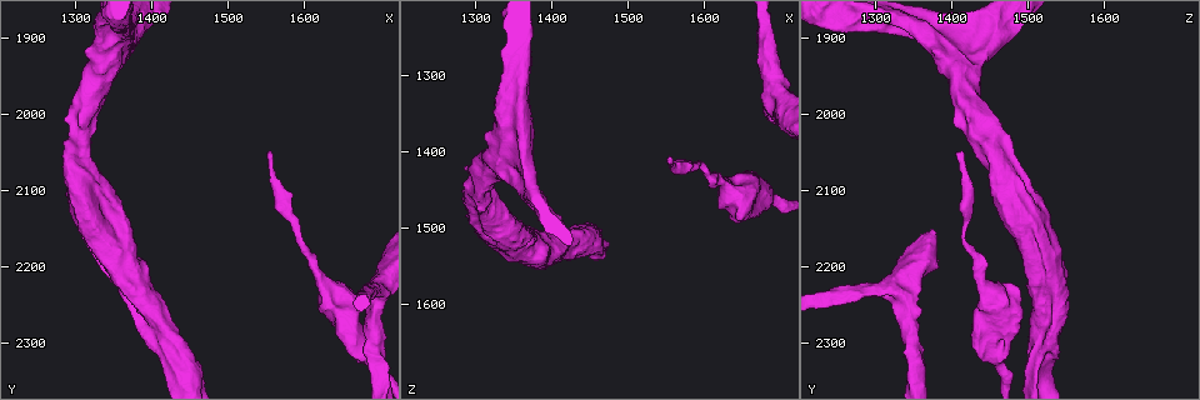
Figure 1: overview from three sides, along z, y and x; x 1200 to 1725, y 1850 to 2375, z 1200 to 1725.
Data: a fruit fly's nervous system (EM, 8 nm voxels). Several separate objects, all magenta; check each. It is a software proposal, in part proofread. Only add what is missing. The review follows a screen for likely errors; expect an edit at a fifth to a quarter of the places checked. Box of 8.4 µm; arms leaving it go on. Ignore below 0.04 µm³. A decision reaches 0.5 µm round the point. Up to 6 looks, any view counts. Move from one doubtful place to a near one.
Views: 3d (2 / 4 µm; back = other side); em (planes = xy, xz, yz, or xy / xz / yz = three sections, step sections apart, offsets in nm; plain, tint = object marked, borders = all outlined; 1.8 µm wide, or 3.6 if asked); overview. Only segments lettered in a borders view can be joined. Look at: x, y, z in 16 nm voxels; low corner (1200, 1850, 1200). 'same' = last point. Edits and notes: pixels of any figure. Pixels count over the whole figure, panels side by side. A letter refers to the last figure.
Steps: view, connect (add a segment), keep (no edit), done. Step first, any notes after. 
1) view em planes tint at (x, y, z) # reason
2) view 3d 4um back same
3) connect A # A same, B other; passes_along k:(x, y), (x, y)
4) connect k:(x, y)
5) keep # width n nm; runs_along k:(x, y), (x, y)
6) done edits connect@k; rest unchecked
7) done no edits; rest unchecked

view em 3.6um planes borders at (1325, 2145, 1505) # calibre changes

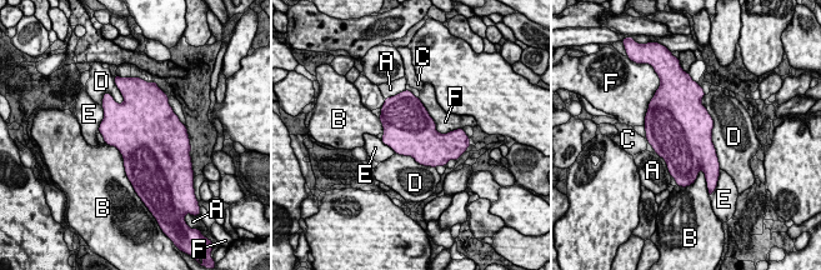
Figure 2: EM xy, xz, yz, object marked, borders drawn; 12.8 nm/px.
keep # A other, B other, C other, D other, E other, F other; border 2:(105, 143), (121, 155), (129, 179); no lettered segment goes on from it

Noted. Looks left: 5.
view em planes borders at (1550, 2050, 1415)

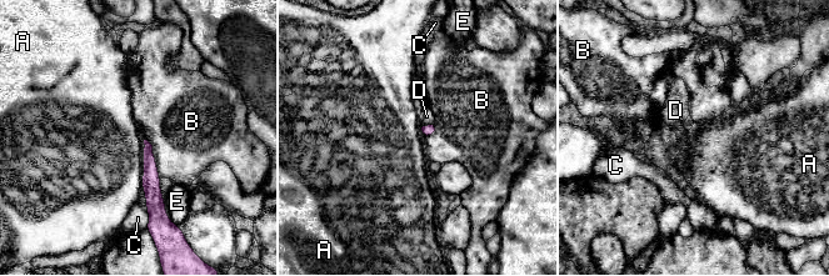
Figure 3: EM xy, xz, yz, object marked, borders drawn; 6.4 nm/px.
connect D # A other, B other, C other, D same, E other; passes_along 3:(428, 130), (430, 125), (427, 116); the cell continues

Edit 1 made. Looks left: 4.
view overview

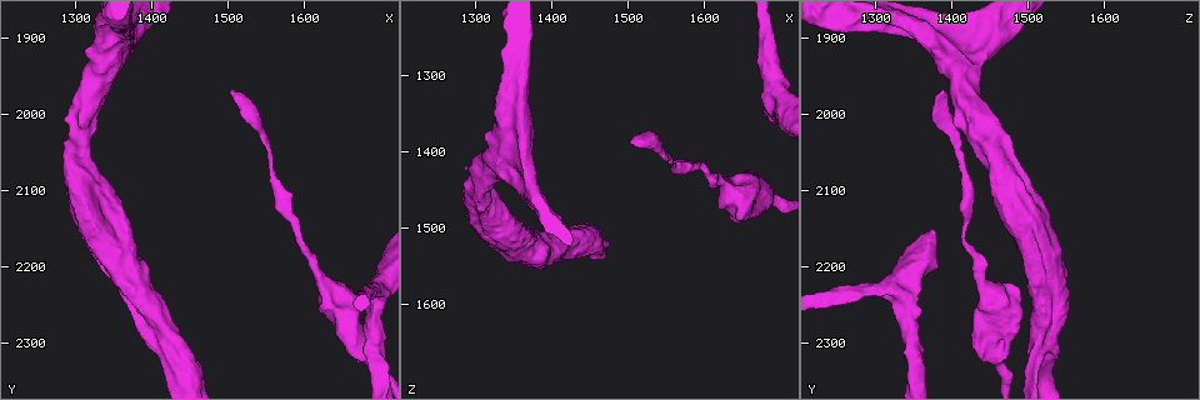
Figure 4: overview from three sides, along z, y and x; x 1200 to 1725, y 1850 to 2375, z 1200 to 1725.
view em planes borders at (1590, 2150, 1415) # sudden change in width

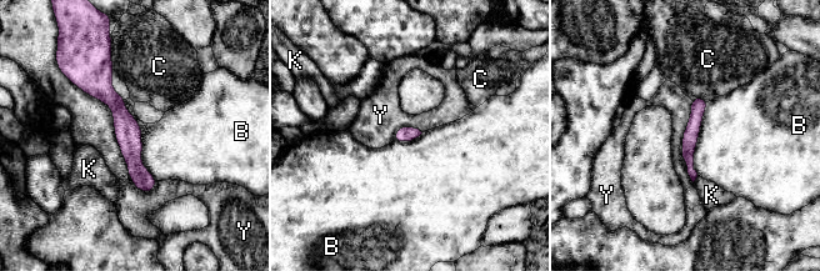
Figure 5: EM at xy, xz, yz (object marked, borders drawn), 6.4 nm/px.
keep # longest_contact Y 950 nm; B other, C other, K other, Y other; border 5:(65, 75), (111, 110), (151, 191); none of them fits

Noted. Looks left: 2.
done edits connect@3; rest unchecked

